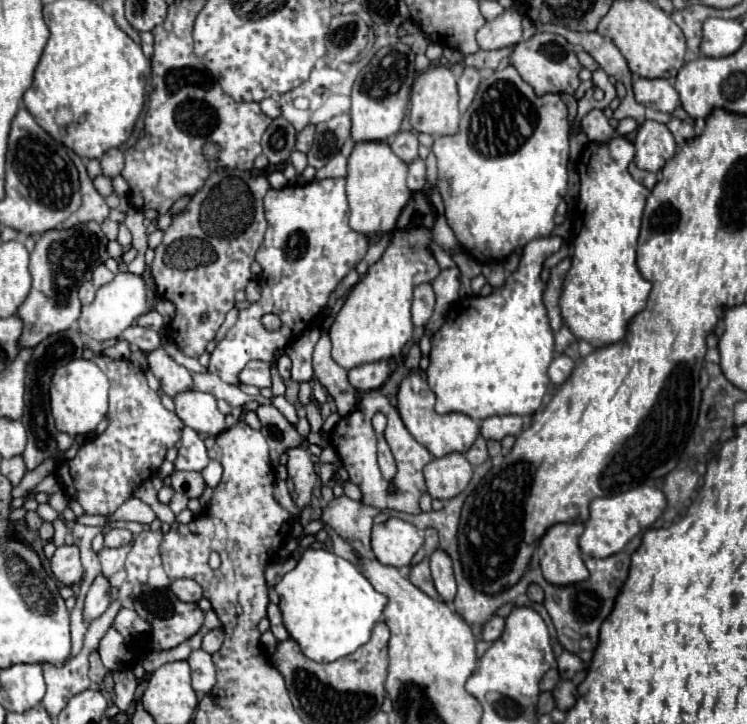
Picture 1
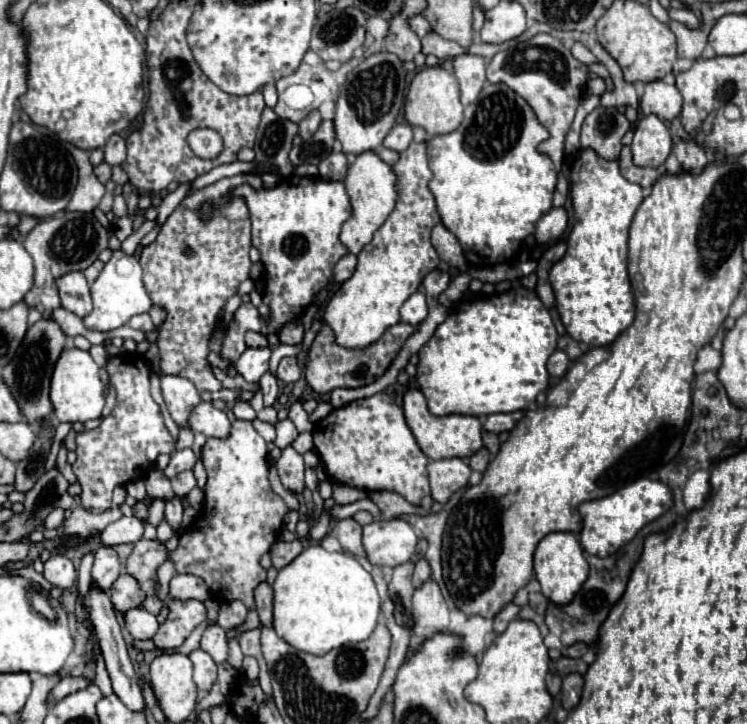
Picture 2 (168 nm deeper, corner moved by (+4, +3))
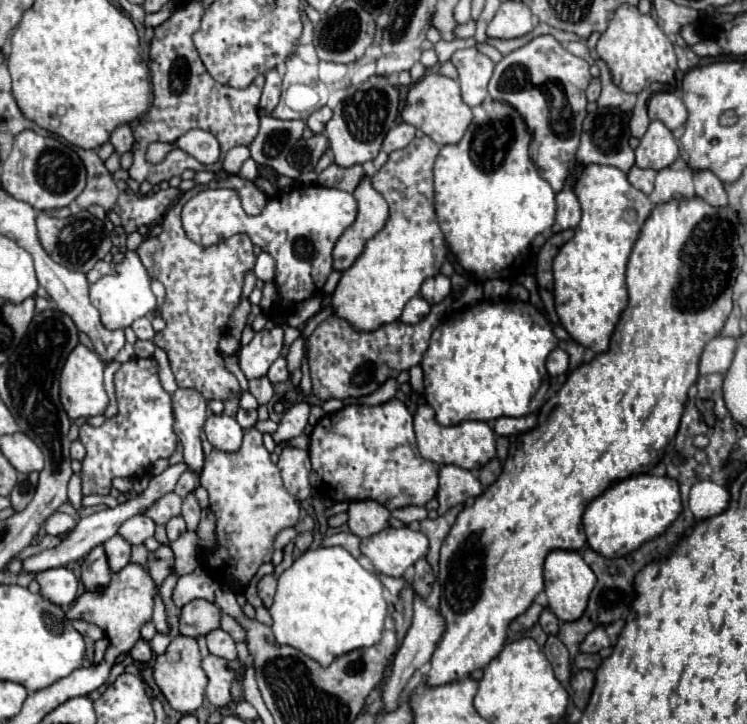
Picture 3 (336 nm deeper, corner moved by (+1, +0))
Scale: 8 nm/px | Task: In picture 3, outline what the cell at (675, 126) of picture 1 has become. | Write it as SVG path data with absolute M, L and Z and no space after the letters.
M697 171L693 175L695 193L703 201L707 201L713 207L725 207L727 205L727 193L723 189L723 183L711 173L711 171Z

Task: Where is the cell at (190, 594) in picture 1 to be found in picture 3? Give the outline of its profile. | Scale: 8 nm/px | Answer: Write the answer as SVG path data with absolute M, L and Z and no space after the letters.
M197 567L193 573L179 577L175 591L173 591L173 603L179 609L194 599L205 599L214 603L214 594L218 587L218 581L211 576L207 569Z

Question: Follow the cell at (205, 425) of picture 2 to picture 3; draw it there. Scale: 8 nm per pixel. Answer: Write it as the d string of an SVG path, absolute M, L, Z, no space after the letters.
M211 415L205 421L205 435L207 441L225 453L233 453L241 447L243 441L243 429L237 423L235 417L227 417L227 415Z

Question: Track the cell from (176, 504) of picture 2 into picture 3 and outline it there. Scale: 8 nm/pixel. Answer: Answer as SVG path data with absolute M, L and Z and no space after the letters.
M173 517L169 523L167 523L167 537L169 537L169 541L173 543L179 535L183 535L185 533L185 521L183 521L183 517Z

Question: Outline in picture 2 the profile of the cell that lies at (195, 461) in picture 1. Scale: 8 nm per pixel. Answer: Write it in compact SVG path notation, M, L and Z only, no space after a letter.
M192 448L174 450L174 452L170 454L170 464L168 464L168 468L164 470L164 476L166 476L166 478L172 478L172 476L176 476L178 472L192 470L194 464L196 464L196 460L198 460L198 456L196 456L196 452L194 452Z

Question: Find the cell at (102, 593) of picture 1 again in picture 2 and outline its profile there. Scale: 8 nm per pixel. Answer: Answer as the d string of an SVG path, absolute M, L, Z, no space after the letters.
M100 546L96 550L96 560L92 566L92 586L106 592L116 582L120 572L122 572L122 566L118 562L114 548Z

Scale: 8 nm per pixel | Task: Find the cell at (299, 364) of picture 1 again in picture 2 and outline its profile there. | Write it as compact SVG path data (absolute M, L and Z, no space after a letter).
M282 358L276 376L282 382L296 382L302 376L302 368L298 366L298 360L296 358Z

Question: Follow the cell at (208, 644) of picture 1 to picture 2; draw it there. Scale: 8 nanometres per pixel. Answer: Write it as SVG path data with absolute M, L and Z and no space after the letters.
M208 626L202 634L202 650L208 652L216 664L226 662L228 658L228 644L226 644L226 632L220 626Z

